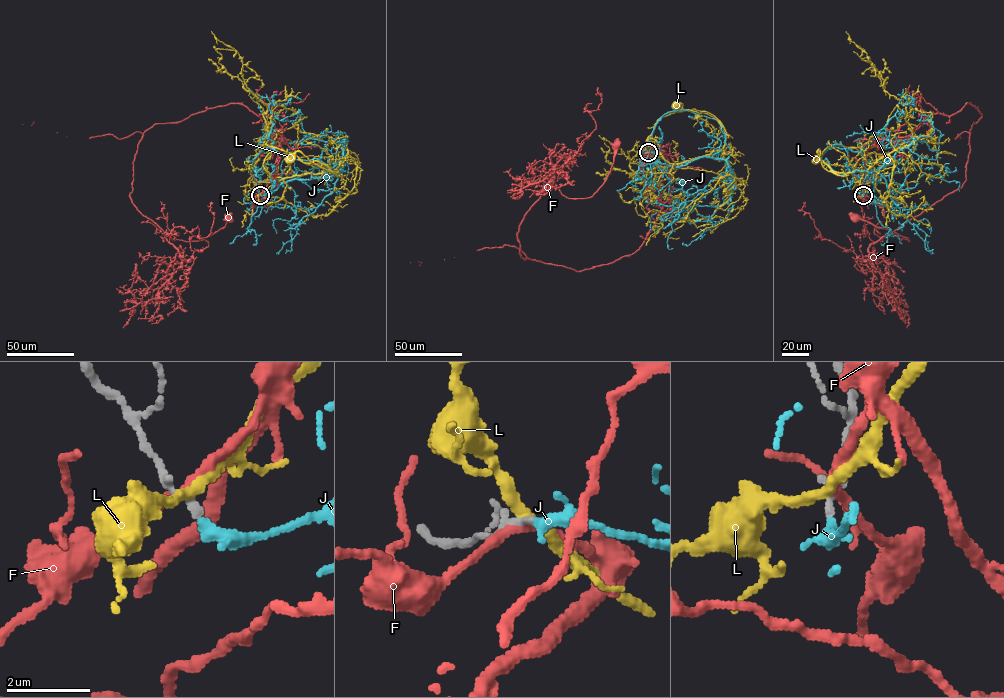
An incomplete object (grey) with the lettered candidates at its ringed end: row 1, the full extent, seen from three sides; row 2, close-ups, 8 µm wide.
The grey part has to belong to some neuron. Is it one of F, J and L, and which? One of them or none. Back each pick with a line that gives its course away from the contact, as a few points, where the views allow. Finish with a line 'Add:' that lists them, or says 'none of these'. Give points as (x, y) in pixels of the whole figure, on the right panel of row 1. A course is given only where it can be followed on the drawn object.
J: course (863, 195), (876, 185), (870, 173), (838, 174), (822, 155), (860, 151), (906, 99)
Add: J

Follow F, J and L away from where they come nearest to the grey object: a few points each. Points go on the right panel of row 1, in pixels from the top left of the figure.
F: (863, 194), (875, 143), (969, 103), (982, 114), (965, 181), (893, 233), (909, 241), (856, 218)
J: (863, 195), (876, 185), (870, 173), (838, 174), (822, 155), (860, 151), (906, 99)
L: (863, 194), (865, 184), (873, 176), (858, 171), (829, 171), (822, 166), (820, 151), (817, 159)

